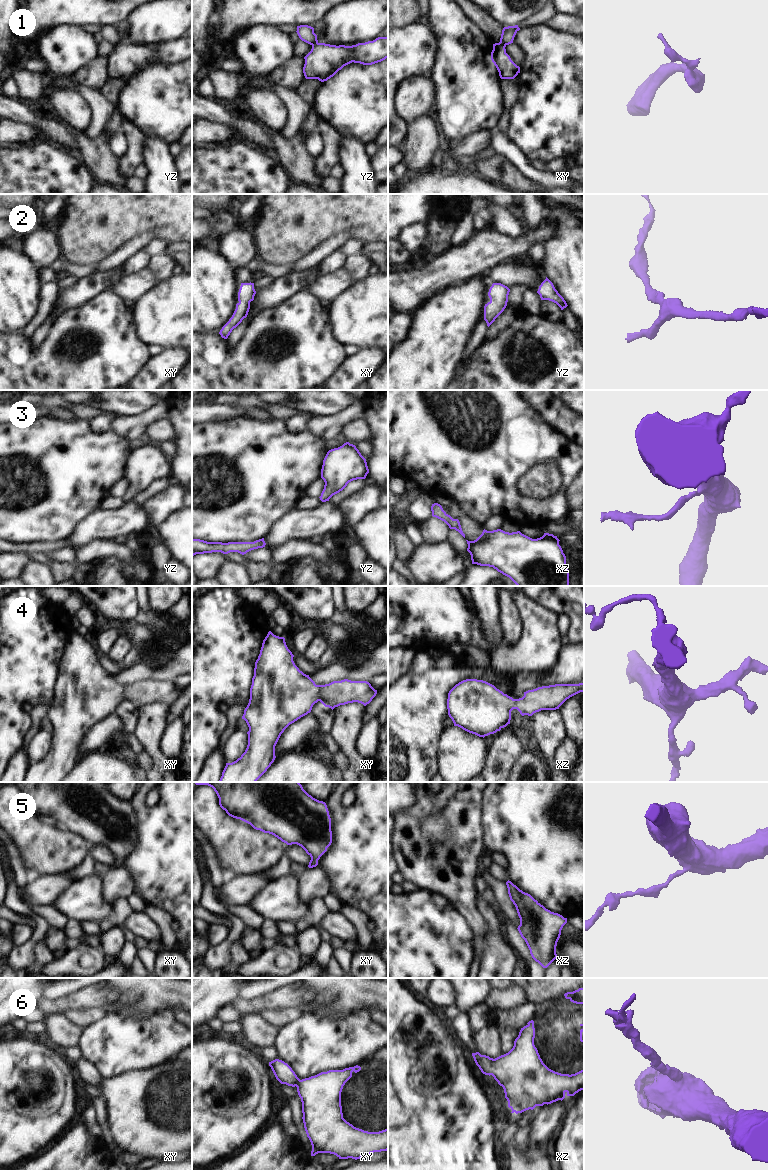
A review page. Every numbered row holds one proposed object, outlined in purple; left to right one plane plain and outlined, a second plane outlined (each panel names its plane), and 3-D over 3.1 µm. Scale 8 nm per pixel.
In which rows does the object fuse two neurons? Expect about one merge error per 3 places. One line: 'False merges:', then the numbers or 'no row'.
False merges: 1.

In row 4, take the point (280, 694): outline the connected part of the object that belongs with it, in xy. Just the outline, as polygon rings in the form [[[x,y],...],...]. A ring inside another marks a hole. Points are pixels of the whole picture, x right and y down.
[[[269,631],[255,662],[250,699],[242,716],[249,727],[248,745],[240,758],[232,763],[226,763],[219,782],[256,782],[274,762],[275,746],[284,730],[310,713],[318,701],[333,710],[335,707],[353,702],[366,706],[377,694],[377,690],[367,681],[344,679],[316,685],[309,675],[299,670],[293,657],[285,638]]]

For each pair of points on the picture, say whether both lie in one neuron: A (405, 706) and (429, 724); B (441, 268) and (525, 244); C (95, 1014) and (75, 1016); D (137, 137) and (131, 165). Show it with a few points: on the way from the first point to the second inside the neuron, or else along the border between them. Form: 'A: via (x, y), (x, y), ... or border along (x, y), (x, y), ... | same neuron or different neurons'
A: via (411, 712), (423, 723) | same neuron
B: via (462, 262), (479, 255), (488, 248), (504, 248) | same neuron
C: via (90, 1016), (80, 1016) | same neuron
D: via (135, 144), (134, 158) | same neuron

